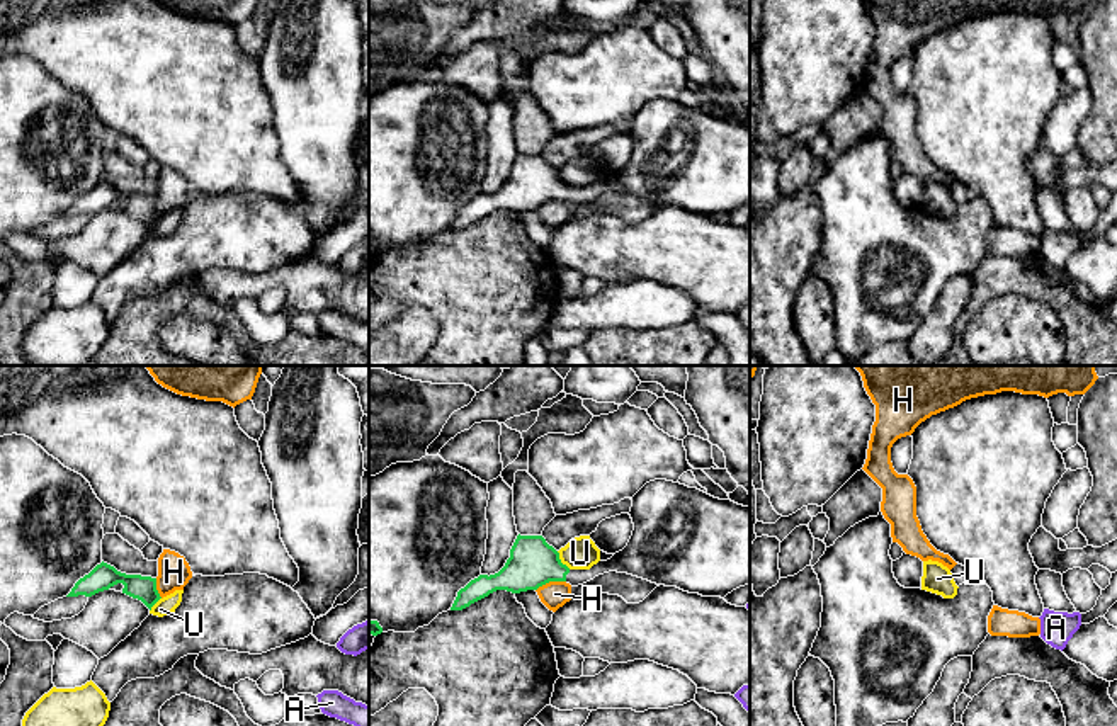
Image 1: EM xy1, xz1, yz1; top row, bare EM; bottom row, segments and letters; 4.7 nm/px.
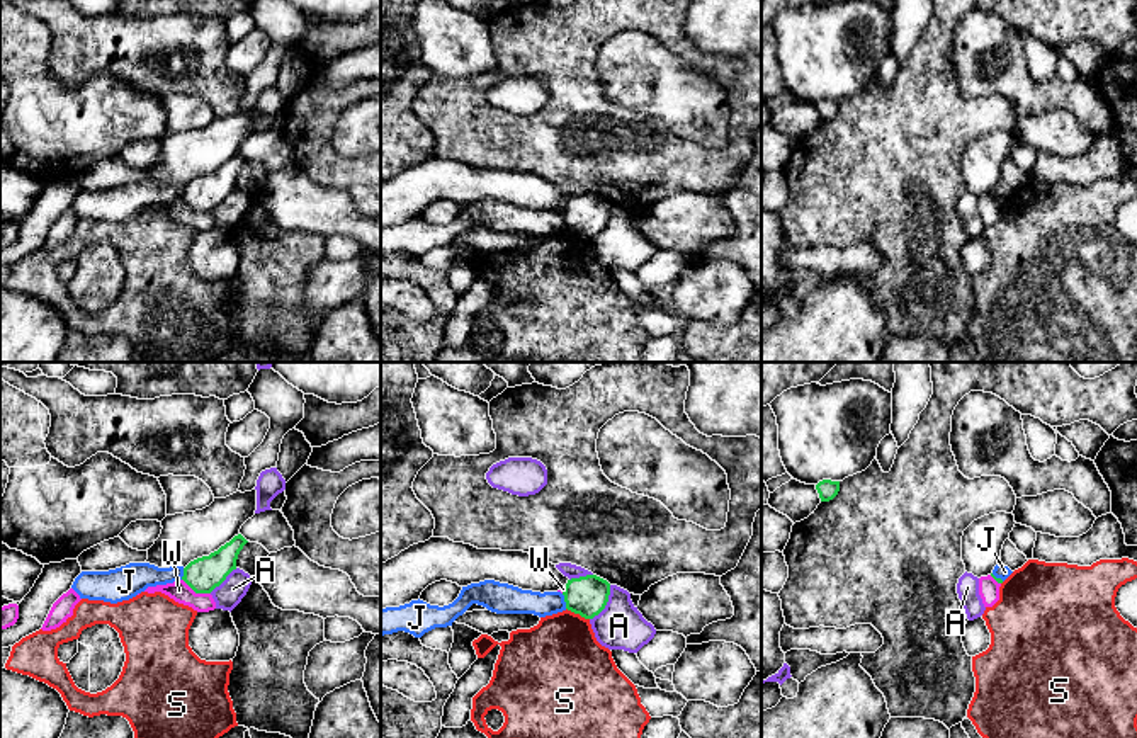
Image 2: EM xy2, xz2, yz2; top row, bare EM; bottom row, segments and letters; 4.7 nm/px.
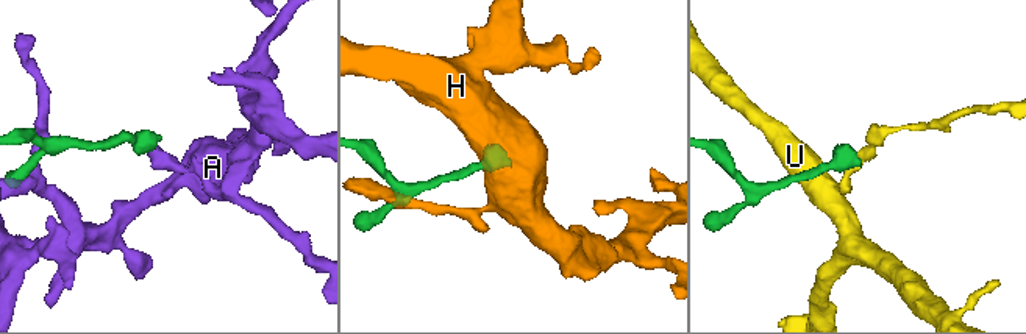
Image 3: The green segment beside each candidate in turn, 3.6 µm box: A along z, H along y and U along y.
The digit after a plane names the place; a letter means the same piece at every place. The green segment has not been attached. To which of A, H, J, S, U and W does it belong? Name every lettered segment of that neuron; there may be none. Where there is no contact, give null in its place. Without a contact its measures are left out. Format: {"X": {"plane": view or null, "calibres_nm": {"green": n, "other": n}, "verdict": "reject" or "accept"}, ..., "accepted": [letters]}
{"A": {"plane": "xz2", "calibres_nm": {"green": 190, "other": 220}, "verdict": "reject"}, "H": {"plane": "xz1", "calibres_nm": {"green": 220, "other": 130}, "verdict": "reject"}, "J": {"plane": "xz2", "calibres_nm": {"green": 190, "other": 130}, "verdict": "reject"}, "S": {"plane": "xz2", "calibres_nm": {"green": 190, "other": 400}, "verdict": "reject"}, "U": {"plane": "xz1", "calibres_nm": {"green": 220, "other": 160}, "verdict": "reject"}, "W": {"plane": "xy2", "calibres_nm": {"green": 170, "other": 100}, "verdict": "reject"}, "accepted": []}

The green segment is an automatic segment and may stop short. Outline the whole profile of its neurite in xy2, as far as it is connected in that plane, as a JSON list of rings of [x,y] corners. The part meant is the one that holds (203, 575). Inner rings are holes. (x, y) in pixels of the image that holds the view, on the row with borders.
[[[238,534],[209,556],[197,558],[184,568],[182,580],[195,593],[211,593],[226,576],[236,570],[240,551],[248,541]]]

